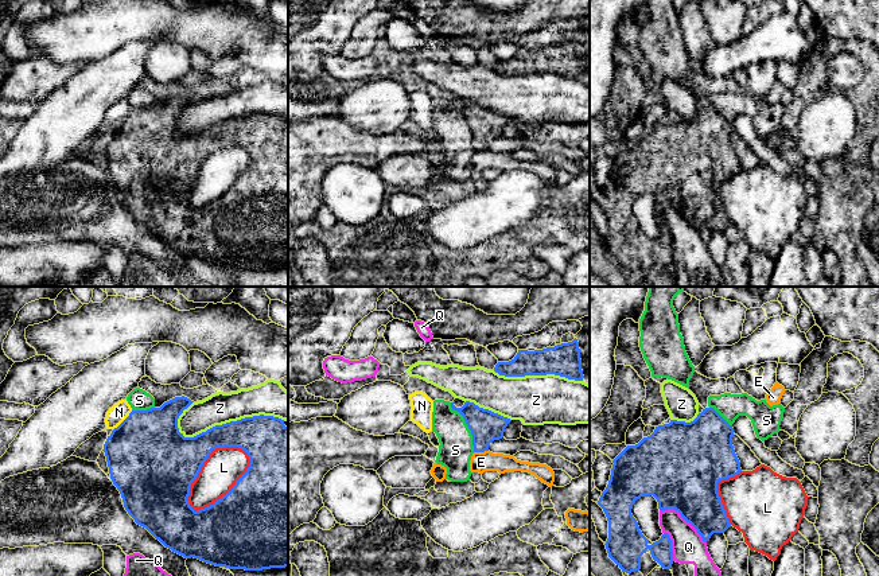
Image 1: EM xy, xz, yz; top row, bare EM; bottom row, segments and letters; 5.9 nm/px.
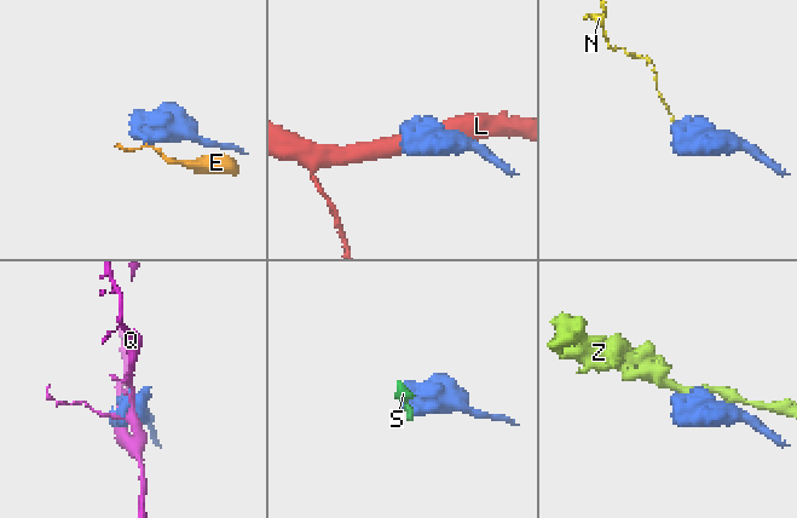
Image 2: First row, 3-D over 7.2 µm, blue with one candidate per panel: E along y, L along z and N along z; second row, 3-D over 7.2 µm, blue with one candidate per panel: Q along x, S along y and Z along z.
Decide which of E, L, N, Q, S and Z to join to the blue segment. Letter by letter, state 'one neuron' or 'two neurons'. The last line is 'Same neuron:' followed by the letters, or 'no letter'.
E: two neurons
L: two neurons
N: two neurons
Q: two neurons
S: two neurons
Z: two neurons
Same neuron: no letter

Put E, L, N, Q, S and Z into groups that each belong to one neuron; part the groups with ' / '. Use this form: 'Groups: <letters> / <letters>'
Groups: E S / L / N / Q / Z

